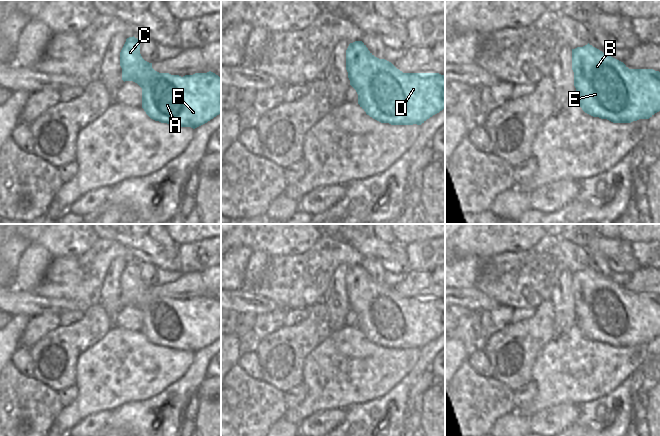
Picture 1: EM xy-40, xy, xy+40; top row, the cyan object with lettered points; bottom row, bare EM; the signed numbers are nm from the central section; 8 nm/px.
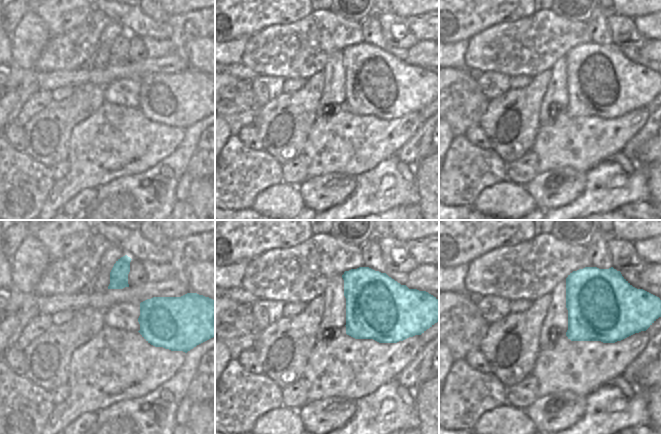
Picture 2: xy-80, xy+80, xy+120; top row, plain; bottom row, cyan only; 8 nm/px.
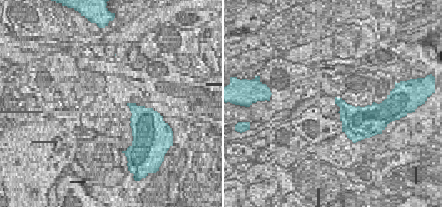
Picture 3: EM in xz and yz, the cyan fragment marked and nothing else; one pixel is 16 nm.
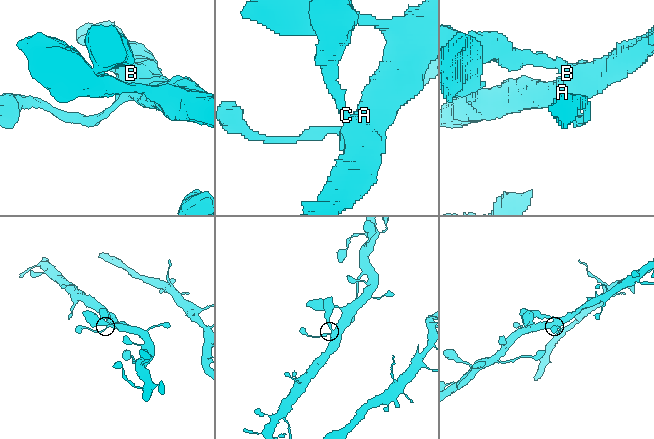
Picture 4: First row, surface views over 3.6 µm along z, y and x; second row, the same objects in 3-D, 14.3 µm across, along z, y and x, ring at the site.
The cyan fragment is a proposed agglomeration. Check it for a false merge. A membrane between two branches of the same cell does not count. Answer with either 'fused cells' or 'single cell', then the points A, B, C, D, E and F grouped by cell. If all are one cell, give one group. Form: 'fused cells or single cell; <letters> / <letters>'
single cell; A B C D E F

